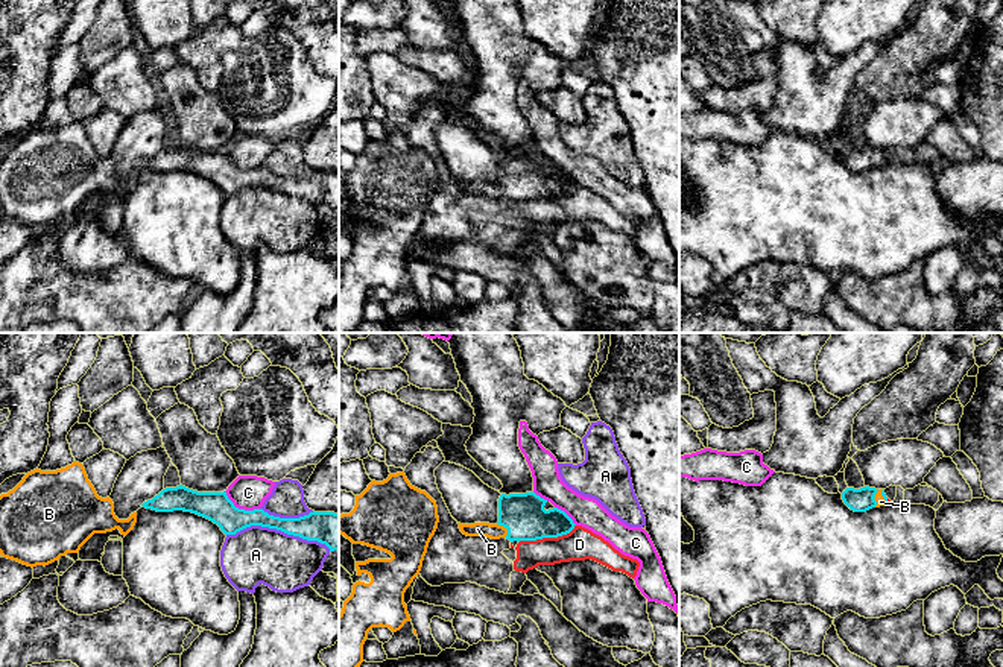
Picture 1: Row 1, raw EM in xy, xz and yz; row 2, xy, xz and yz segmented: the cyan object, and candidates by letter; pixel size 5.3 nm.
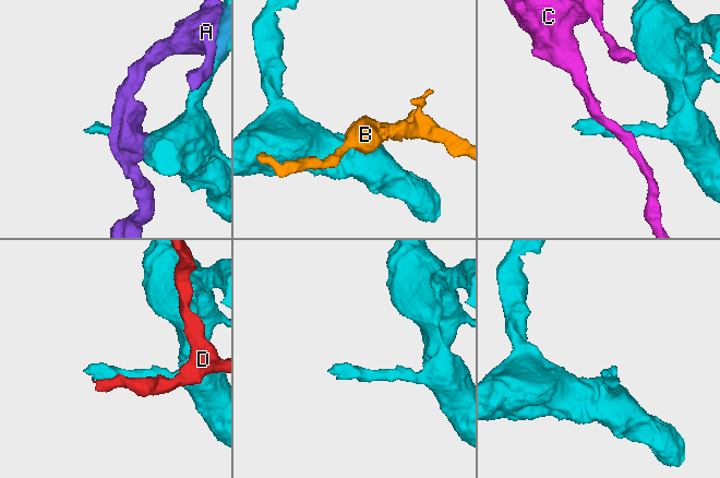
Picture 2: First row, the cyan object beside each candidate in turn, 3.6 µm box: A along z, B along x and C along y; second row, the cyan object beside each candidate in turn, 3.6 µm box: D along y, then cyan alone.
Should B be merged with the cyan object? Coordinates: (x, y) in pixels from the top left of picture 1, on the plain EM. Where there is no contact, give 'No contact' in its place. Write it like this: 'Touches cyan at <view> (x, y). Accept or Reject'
Touches cyan at yz (874, 155). Accept

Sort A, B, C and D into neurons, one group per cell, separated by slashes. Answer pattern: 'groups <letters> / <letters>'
groups A / B / C / D

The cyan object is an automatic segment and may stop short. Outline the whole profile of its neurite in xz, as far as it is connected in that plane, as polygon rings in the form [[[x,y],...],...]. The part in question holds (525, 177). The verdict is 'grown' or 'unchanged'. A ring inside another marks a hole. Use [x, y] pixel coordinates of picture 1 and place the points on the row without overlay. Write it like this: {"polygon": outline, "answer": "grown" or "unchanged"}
{"polygon": [[[535,152],[502,153],[498,158],[498,182],[459,184],[467,196],[506,198],[514,201],[536,201],[558,198],[574,188],[573,179],[561,169],[546,170],[547,160]]], "answer": "grown"}

